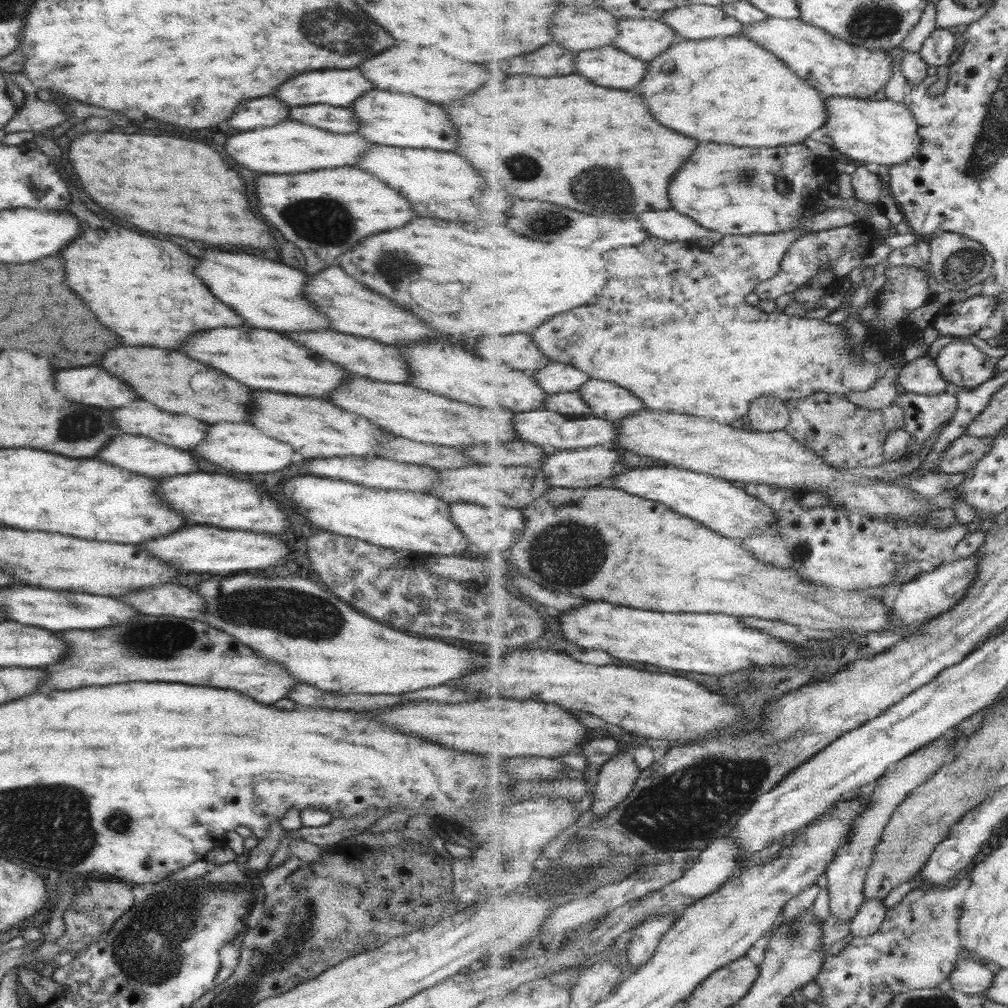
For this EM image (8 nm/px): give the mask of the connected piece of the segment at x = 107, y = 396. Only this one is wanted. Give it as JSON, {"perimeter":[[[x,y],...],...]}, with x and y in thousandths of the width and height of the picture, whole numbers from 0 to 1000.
{"perimeter":[[[86,363],[55,369],[55,385],[64,397],[72,397],[82,403],[96,405],[118,405],[134,397],[132,389],[106,369]]]}

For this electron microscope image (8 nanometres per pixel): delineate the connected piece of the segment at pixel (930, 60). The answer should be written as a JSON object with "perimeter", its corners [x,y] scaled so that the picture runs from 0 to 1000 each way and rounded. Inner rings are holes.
{"perimeter":[[[930,28],[918,39],[912,53],[922,66],[933,66],[941,62],[947,46],[949,36],[939,28]]]}

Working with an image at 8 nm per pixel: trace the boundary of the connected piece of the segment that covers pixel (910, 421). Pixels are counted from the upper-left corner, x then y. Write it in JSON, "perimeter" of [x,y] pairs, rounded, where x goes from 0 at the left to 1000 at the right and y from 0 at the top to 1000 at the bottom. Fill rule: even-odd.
{"perimeter":[[[898,387],[891,393],[889,400],[898,410],[895,427],[903,430],[906,435],[901,442],[902,447],[896,452],[900,455],[910,452],[924,431],[937,421],[938,423],[950,406],[949,392],[943,389],[924,393]]]}

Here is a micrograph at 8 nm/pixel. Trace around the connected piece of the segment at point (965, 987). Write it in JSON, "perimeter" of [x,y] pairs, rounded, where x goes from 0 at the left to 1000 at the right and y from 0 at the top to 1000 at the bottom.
{"perimeter":[[[963,950],[953,951],[947,955],[940,968],[944,980],[957,986],[977,985],[986,975],[987,961],[979,956],[965,953]]]}

